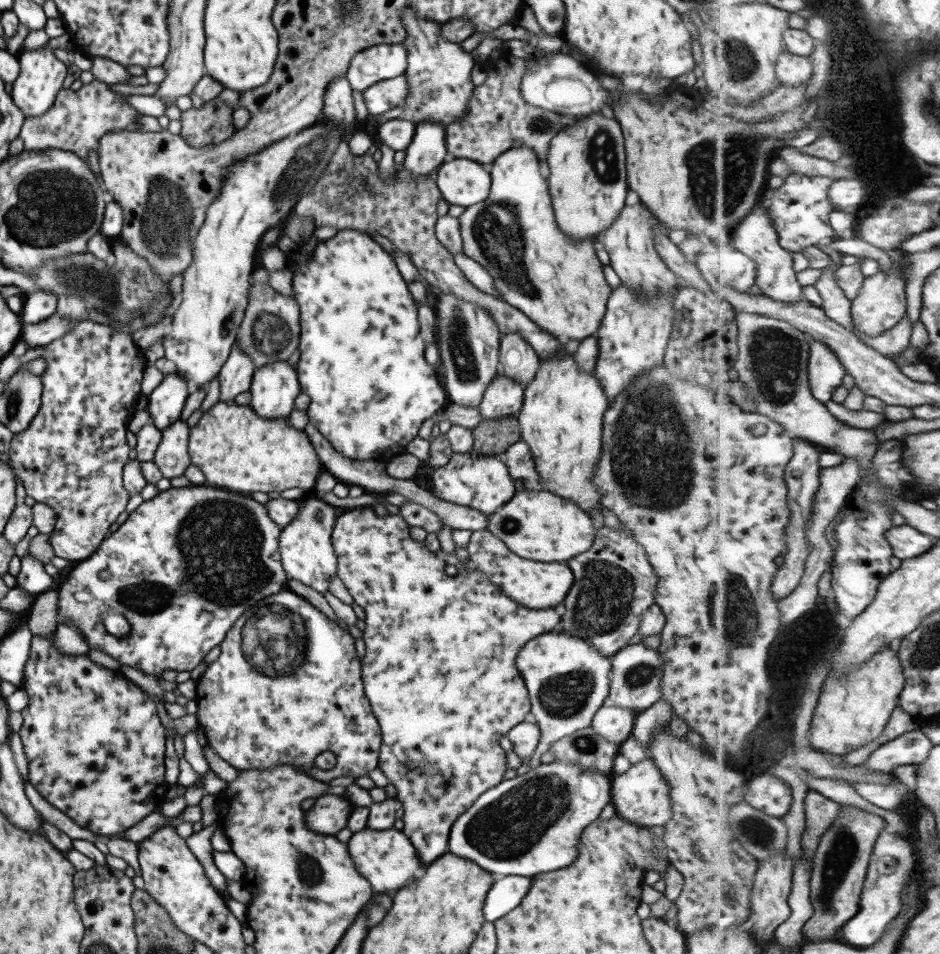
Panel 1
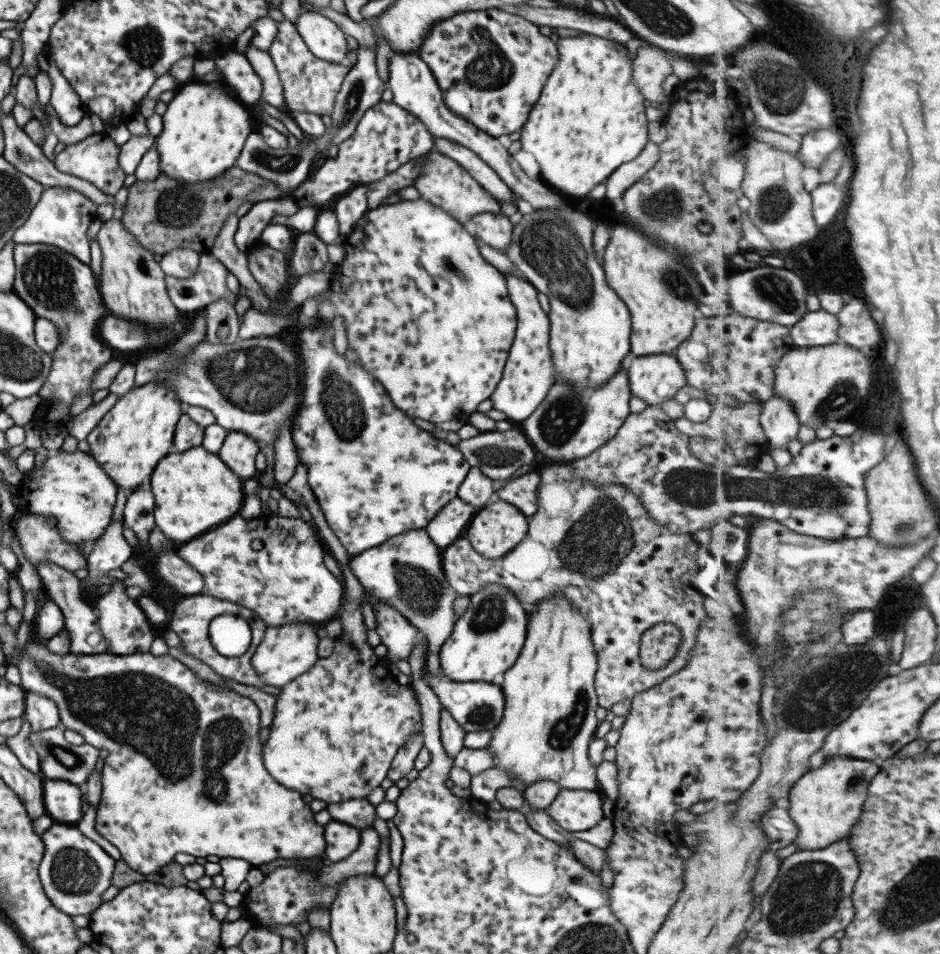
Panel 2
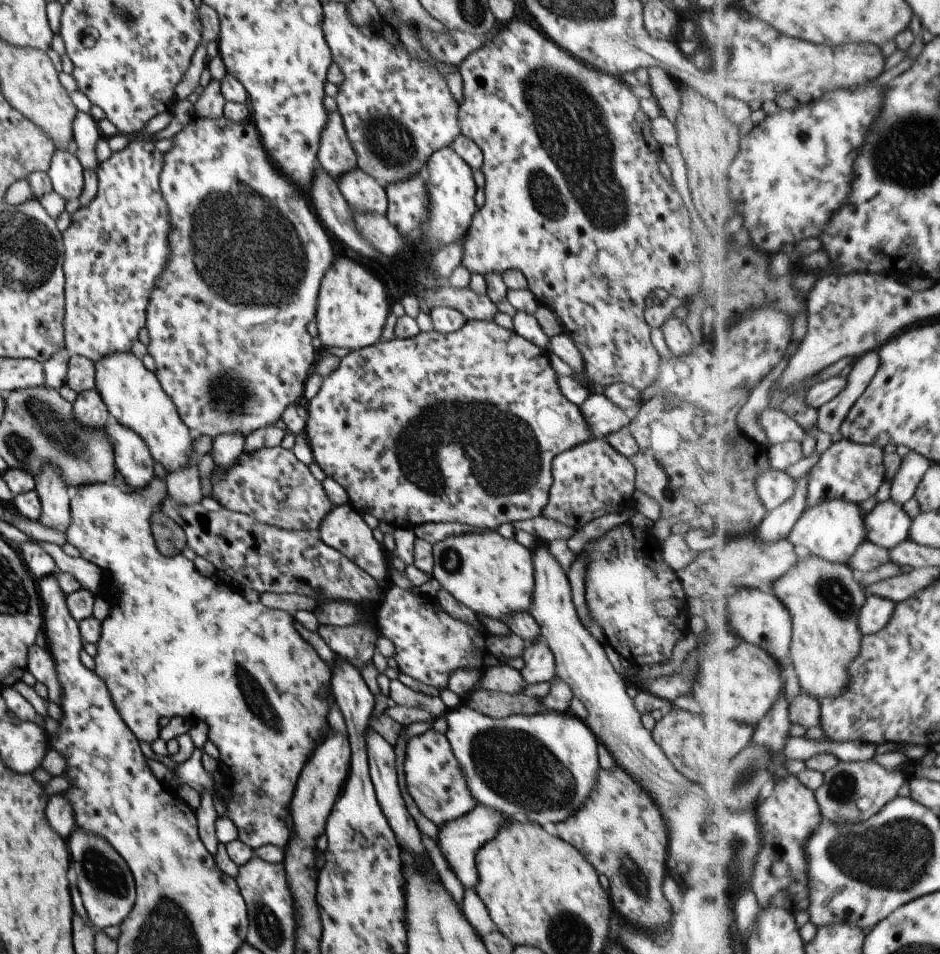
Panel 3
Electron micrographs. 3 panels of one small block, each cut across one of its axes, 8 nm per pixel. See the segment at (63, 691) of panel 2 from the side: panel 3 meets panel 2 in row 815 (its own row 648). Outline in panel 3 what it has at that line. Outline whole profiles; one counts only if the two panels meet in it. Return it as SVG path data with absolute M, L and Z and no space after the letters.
M154 476L149 484L139 492L122 492L113 482L95 484L81 484L71 491L69 499L70 524L64 530L65 540L79 551L80 557L92 562L102 572L102 582L111 580L113 586L117 588L117 602L115 606L110 606L109 613L101 621L100 636L95 644L96 653L93 657L94 671L97 678L103 680L113 706L123 720L123 724L129 728L129 732L135 736L139 742L151 744L157 738L159 718L183 718L189 722L203 722L208 730L208 740L211 741L219 752L217 762L227 766L231 774L230 784L236 789L234 800L227 804L227 816L233 821L233 826L237 830L237 839L249 848L255 849L264 844L273 844L284 849L290 833L287 830L285 816L288 815L288 806L294 791L296 780L308 757L315 750L315 747L322 741L328 733L327 714L329 709L329 690L327 685L330 682L330 670L325 666L323 660L315 652L315 649L293 628L294 618L285 611L271 609L257 602L248 602L243 599L238 589L231 585L224 585L214 582L211 578L203 578L195 570L192 561L187 560L183 555L165 558L157 552L153 537L150 531L149 518L161 504L161 500L166 496L166 484L161 478Z

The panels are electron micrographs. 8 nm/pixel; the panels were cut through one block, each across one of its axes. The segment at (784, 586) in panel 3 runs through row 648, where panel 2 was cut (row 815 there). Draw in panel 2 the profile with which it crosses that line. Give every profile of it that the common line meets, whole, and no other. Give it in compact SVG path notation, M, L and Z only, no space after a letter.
M834 756L832 759L826 760L819 768L810 770L803 775L789 795L790 813L800 828L799 836L795 842L798 850L827 848L831 844L847 838L851 829L862 819L863 805L869 797L871 782L875 780L879 771L879 762Z

